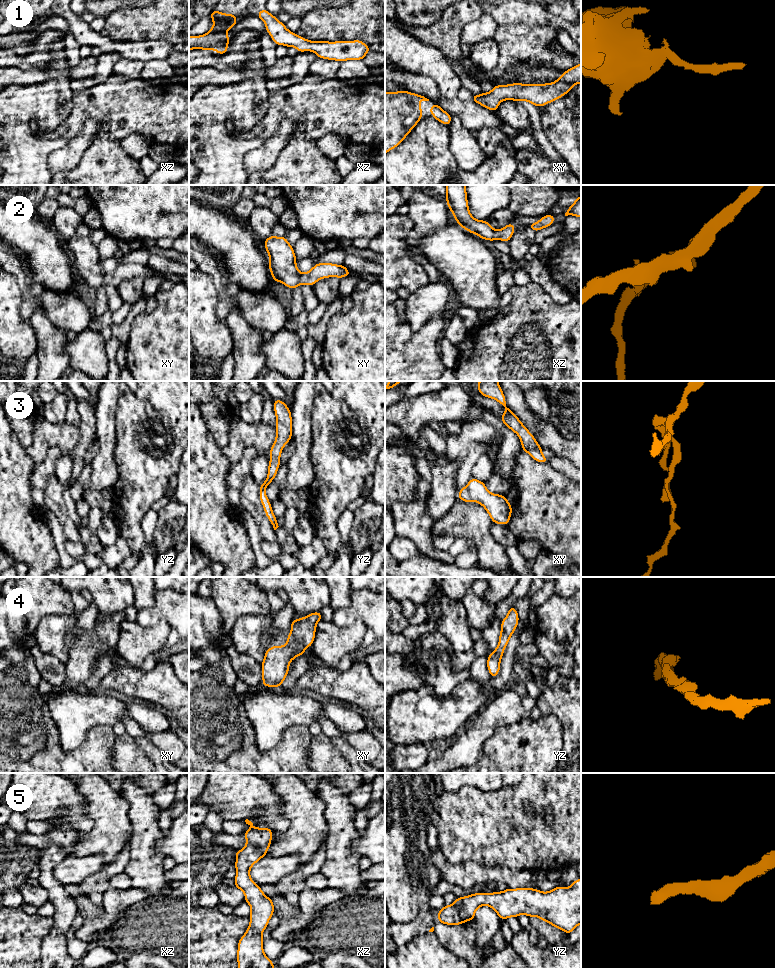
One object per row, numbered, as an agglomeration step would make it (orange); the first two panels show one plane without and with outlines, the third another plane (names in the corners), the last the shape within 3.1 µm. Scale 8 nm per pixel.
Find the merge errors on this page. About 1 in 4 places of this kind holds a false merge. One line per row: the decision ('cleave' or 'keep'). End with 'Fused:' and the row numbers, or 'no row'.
1: keep
2: keep
3: cleave
4: keep
5: keep
Fused: 3

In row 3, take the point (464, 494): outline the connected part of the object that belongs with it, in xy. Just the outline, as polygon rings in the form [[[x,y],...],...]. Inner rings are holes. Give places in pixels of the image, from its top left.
[[[463,487],[459,490],[457,498],[467,503],[470,503],[472,501],[470,497],[470,492],[467,487]]]

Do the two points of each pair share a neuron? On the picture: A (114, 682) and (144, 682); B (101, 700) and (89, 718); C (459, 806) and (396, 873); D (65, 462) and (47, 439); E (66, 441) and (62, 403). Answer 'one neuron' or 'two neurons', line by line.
A: one neuron
B: one neuron
C: two neurons
D: one neuron
E: two neurons

